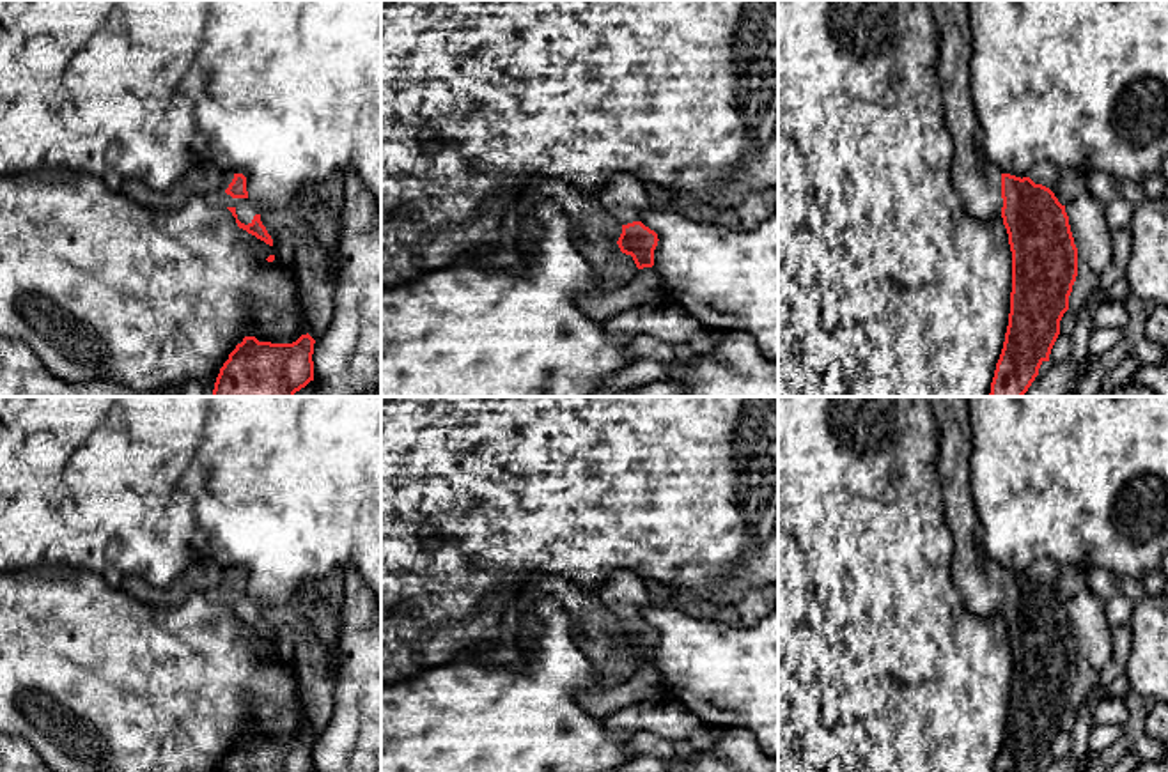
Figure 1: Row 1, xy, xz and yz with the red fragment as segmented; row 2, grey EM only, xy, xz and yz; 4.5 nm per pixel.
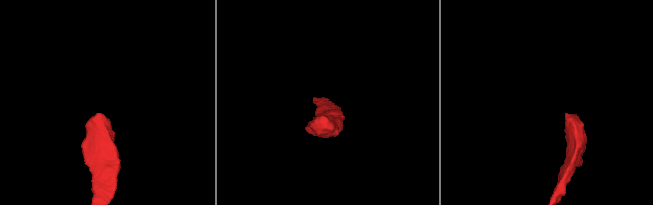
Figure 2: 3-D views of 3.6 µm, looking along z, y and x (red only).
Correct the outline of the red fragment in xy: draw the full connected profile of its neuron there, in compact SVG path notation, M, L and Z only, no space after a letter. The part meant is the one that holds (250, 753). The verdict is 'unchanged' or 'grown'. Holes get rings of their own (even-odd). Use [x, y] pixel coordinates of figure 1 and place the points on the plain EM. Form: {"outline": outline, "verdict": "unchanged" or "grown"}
{"outline": "M308 730L292 740L245 733L229 751L218 772L314 772L314 740Z", "verdict": "unchanged"}

